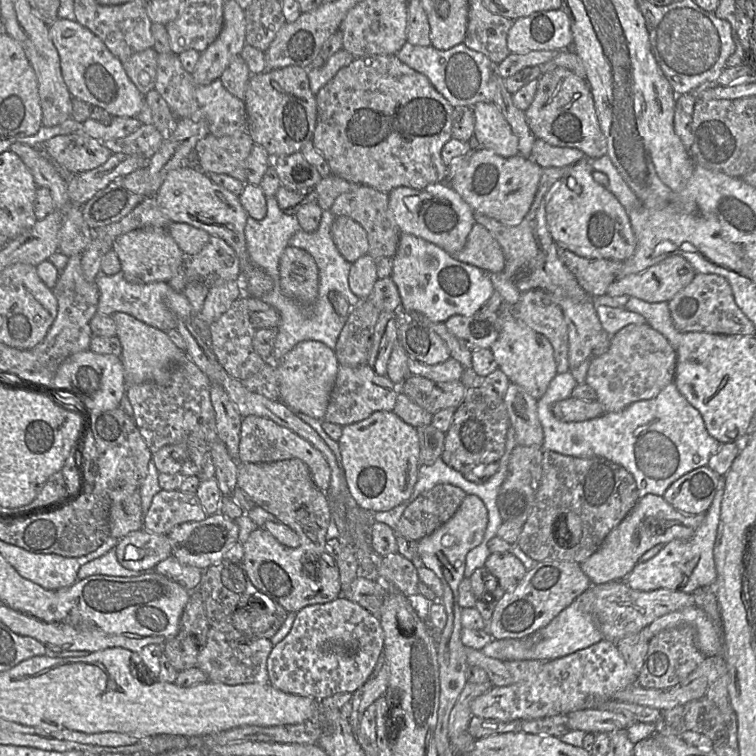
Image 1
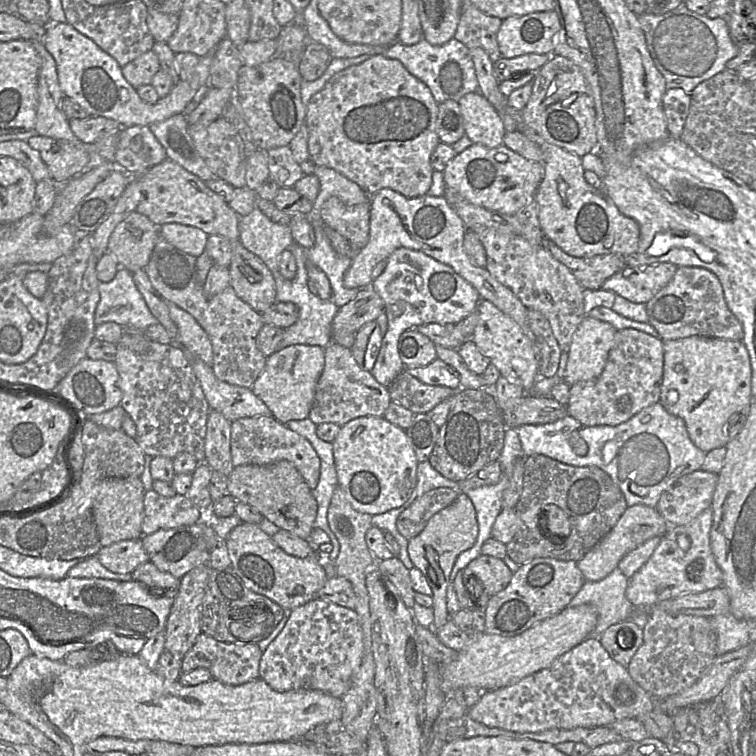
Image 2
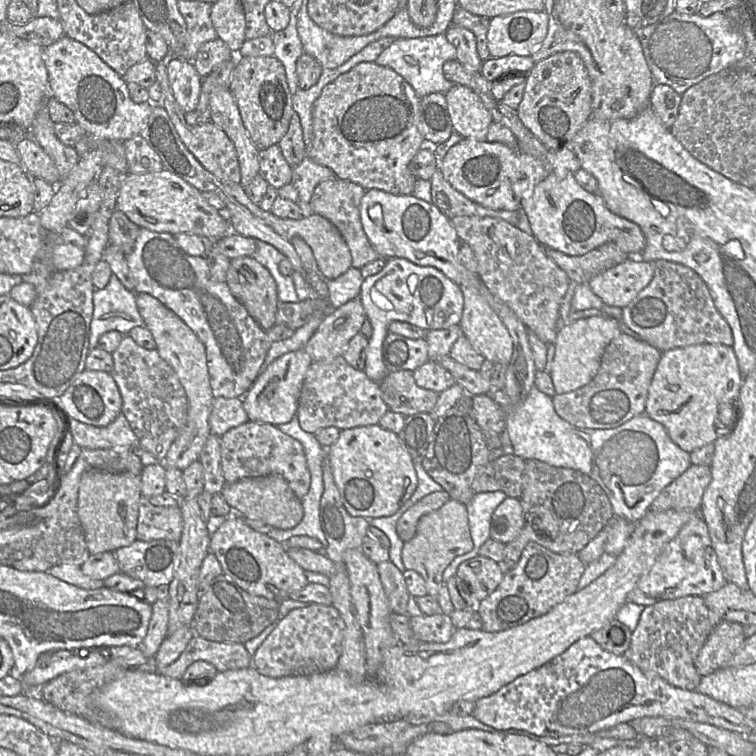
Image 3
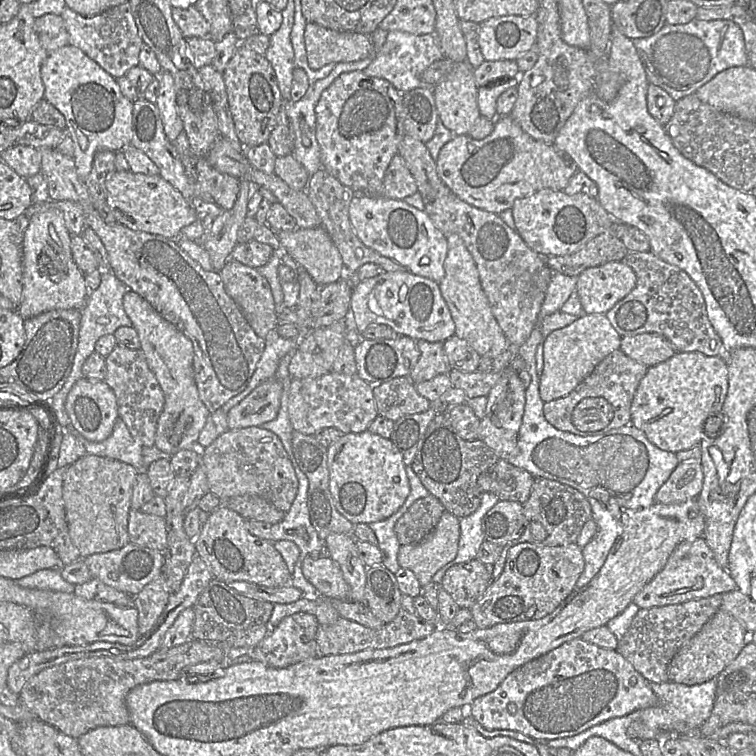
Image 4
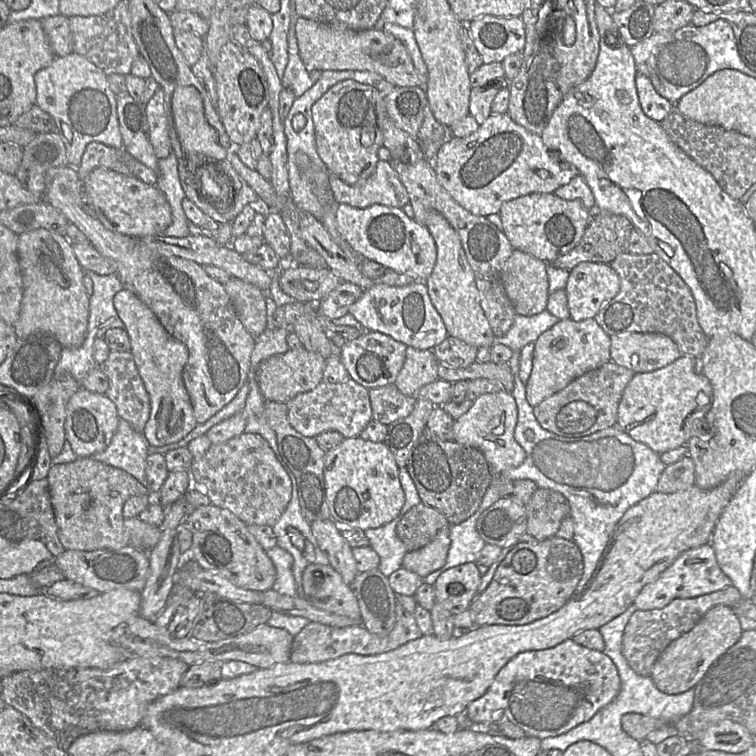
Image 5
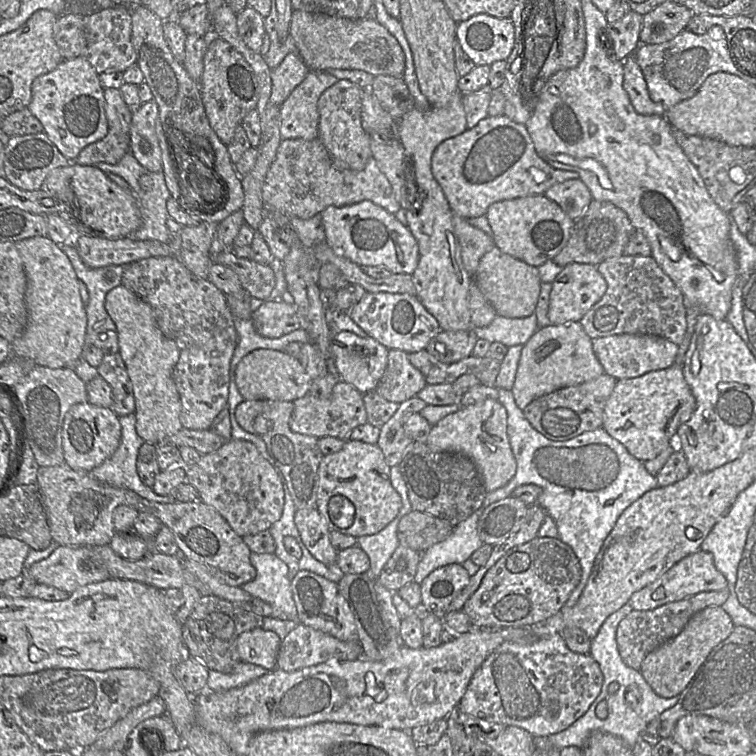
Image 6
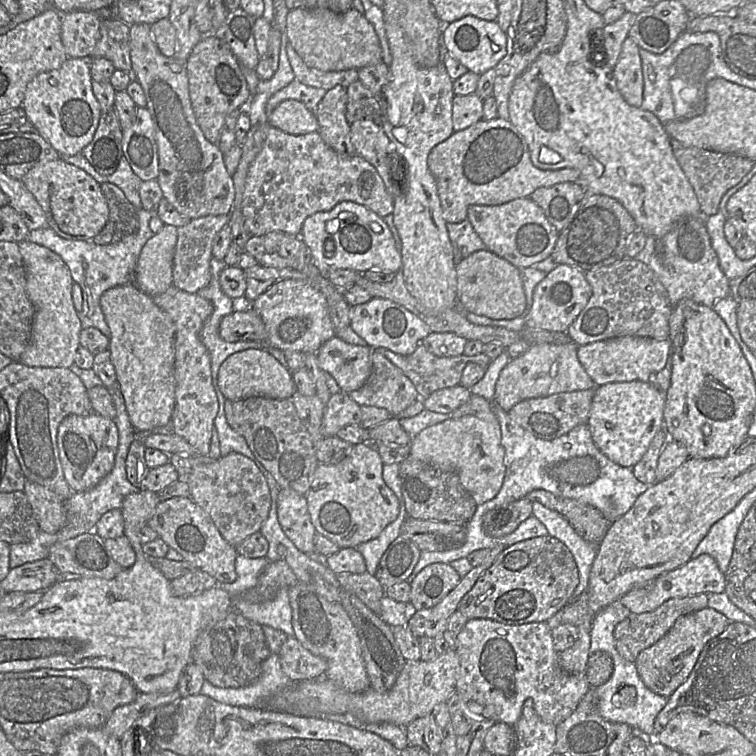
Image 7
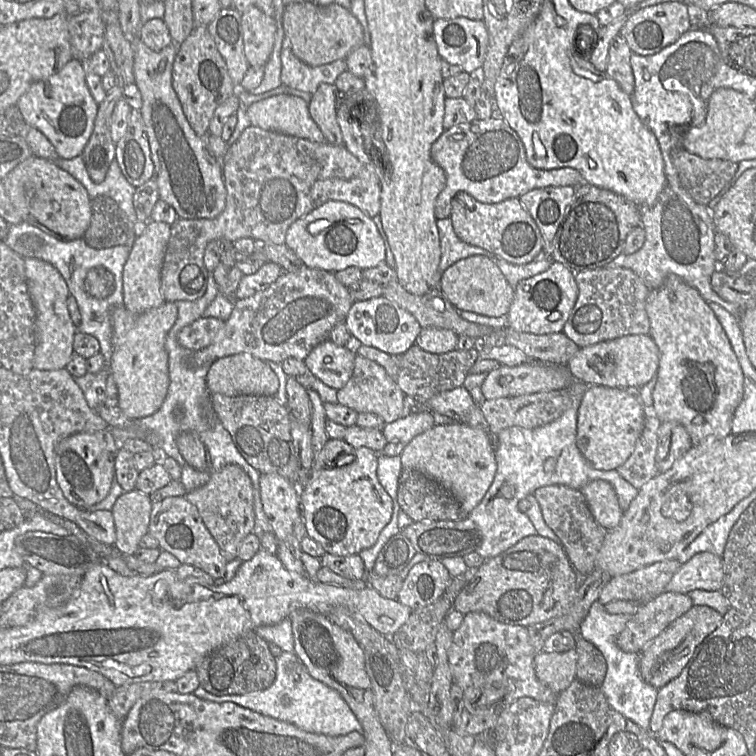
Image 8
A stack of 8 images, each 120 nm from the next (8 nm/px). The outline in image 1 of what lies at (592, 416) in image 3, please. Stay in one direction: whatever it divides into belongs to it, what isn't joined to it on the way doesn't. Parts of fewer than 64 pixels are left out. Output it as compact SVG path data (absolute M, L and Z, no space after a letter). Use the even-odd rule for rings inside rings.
M648 323L630 324L611 338L612 344L602 355L590 359L585 384L592 387L605 413L617 413L634 402L656 397L665 387L674 382L677 356L669 341Z

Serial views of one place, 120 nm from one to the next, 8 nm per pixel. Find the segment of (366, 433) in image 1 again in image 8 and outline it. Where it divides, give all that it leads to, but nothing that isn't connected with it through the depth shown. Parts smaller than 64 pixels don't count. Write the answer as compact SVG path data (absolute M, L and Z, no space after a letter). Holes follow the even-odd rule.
M367 447L355 449L353 461L313 473L300 490L306 536L317 541L326 553L347 556L371 547L390 522L393 502L377 477L378 452Z

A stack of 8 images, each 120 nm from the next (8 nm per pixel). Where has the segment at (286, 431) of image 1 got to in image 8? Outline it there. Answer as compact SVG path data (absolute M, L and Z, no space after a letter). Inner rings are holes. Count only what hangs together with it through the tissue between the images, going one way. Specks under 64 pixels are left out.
M228 464L219 471L212 471L206 484L187 492L185 497L196 506L224 558L228 562L234 560L240 543L252 533L255 524L254 488L248 474L240 466Z

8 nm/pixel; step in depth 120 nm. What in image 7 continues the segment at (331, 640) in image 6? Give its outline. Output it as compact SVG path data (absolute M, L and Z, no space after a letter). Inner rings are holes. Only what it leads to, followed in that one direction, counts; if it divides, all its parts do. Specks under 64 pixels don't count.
M294 635L287 637L278 655L282 671L293 682L322 677L327 670L326 660L311 653Z

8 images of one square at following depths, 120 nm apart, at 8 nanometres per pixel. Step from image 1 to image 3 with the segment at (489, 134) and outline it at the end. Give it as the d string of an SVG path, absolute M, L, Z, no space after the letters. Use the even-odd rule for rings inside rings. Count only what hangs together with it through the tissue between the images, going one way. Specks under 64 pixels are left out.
M454 85L444 95L454 131L463 138L485 141L493 119L480 98L462 85Z

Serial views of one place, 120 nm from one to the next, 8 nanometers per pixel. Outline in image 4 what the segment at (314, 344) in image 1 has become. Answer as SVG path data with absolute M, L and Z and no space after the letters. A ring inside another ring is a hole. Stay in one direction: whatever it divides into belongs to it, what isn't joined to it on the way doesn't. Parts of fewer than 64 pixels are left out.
M275 376L258 385L227 414L229 430L260 426L278 415L284 384Z

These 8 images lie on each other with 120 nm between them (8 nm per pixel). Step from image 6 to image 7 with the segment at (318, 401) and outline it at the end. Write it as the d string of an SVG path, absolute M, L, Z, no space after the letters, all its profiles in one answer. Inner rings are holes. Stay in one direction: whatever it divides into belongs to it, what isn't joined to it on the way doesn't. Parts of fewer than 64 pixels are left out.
M339 392L331 394L328 402L326 403L326 409L322 419L322 433L325 437L336 436L337 432L348 425L360 425L361 424L361 406L352 400L348 393Z

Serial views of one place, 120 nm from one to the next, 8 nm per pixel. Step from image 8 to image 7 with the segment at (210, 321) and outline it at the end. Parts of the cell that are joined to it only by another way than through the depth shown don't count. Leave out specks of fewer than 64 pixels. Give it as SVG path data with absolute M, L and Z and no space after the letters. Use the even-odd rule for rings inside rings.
M254 309L233 312L220 322L219 335L226 342L265 341L265 324Z

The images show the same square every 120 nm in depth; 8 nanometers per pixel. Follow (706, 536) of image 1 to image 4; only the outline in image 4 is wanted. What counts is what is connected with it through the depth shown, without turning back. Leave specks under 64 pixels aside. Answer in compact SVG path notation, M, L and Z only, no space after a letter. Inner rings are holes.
M701 536L680 543L669 556L665 566L633 598L641 609L680 604L685 601L725 594L736 589L736 583L727 570L719 566L712 550Z

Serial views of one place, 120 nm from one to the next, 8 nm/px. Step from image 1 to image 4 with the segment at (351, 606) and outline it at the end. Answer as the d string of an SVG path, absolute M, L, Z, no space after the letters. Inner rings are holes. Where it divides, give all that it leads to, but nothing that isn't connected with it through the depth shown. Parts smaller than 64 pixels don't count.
M298 612L284 617L279 625L251 650L253 660L274 668L285 668L317 656L317 617Z

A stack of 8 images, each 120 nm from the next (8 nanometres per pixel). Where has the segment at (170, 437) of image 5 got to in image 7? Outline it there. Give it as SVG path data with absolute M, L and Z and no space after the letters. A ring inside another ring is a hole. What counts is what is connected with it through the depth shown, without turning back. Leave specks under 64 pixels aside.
M133 282L105 291L100 305L111 332L108 351L133 428L148 435L170 425L176 402L172 319Z

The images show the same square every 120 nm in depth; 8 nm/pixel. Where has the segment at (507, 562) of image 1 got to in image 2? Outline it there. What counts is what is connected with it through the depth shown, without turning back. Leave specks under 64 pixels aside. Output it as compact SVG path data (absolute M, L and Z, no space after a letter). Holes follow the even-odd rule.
M484 554L472 560L463 570L466 576L475 576L490 596L505 589L514 573L502 559Z

